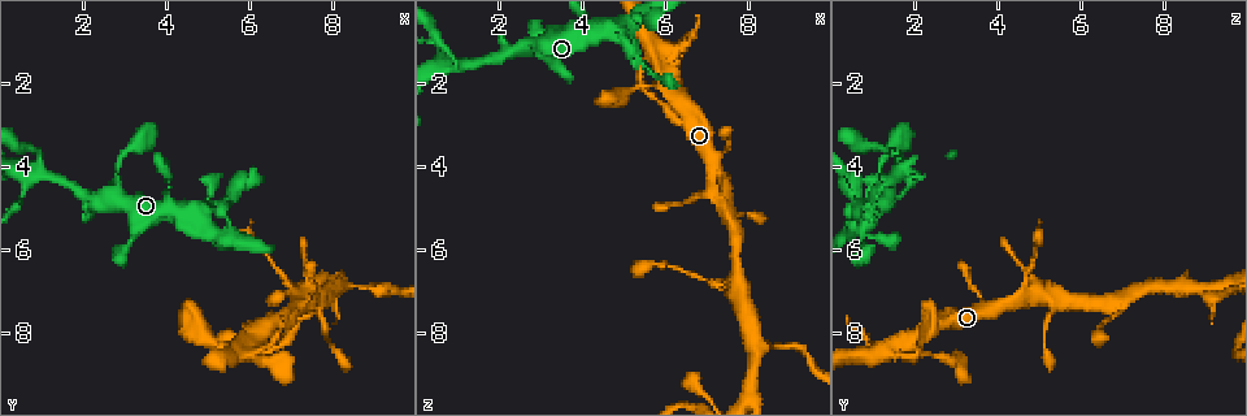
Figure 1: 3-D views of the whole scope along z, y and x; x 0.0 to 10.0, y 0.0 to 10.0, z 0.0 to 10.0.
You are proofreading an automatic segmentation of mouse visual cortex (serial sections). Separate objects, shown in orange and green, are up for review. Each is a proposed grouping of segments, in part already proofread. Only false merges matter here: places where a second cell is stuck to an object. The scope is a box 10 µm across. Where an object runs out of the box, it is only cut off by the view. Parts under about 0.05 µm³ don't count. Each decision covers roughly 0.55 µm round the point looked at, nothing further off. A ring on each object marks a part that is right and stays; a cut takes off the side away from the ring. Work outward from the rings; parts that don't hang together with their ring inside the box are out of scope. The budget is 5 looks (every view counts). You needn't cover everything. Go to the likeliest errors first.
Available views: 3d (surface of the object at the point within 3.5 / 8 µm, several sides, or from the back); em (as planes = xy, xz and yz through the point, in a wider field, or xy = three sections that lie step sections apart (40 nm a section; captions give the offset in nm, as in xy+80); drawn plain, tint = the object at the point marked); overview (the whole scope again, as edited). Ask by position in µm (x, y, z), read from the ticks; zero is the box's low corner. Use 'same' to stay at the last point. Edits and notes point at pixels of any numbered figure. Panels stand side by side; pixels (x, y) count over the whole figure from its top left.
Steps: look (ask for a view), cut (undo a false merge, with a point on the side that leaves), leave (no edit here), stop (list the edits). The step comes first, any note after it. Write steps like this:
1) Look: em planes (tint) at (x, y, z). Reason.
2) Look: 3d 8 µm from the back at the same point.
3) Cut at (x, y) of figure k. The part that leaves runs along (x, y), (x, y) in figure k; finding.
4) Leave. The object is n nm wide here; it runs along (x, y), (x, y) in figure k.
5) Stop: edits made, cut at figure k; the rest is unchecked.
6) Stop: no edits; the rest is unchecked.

Look: 3d 8 µm at (0.95, 4.05, 1.70). Sudden change in width.

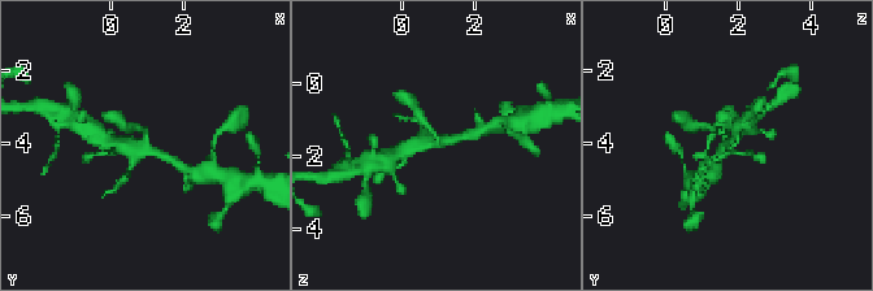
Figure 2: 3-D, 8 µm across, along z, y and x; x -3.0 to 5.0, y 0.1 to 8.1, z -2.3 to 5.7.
Look: 3d 3.5 µm at the same point. Closer look.

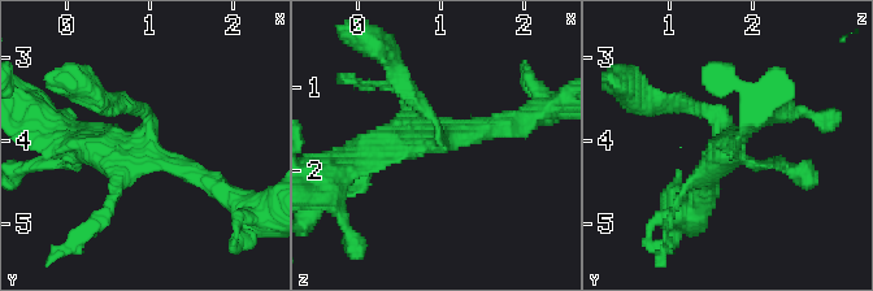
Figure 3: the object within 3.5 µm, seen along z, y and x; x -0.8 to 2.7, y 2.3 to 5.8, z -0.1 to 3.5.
Look: em xy step 1 (tint) at (0.95, 4.05, 1.65). 4 arms meet here; the arms are 200, 200, 250, 400 nm wide; need the tissue.

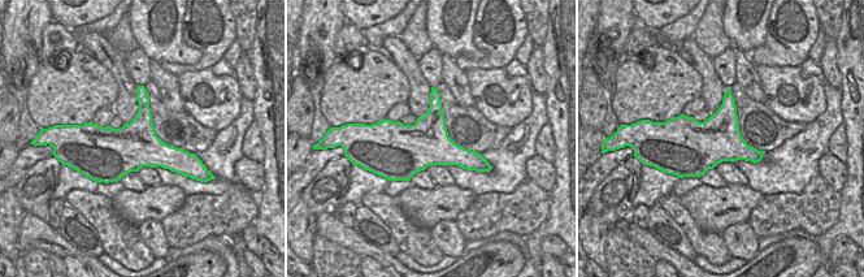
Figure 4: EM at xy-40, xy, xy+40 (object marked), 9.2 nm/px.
Leave. It runs along (511, 122), (387, 146), (366, 168) in figure 3; all the same cell.

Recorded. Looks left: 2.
Look: 3d 3.5 µm at (4.65, 5.10, 0.75). Sudden change in width.

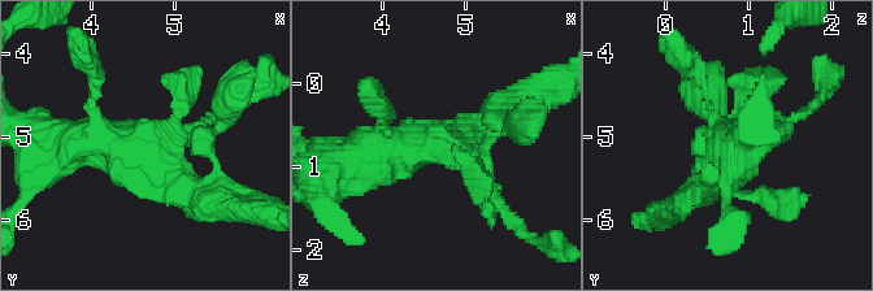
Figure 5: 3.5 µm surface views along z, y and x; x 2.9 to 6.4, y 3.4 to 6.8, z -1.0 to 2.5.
Look: em xy step 1 (tint) at (4.60, 5.10, 0.75). Shape alone is not enough.

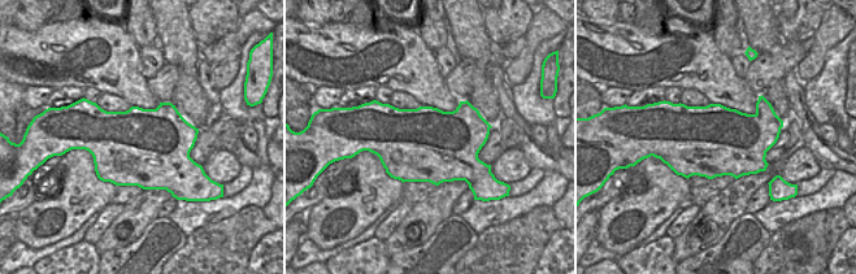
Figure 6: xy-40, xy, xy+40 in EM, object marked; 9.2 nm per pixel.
Leave. It runs along (339, 177), (363, 157), (503, 117) in figure 5; continuous, no second cell.

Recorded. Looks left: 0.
Stop: no edits; the rest is unchecked.

